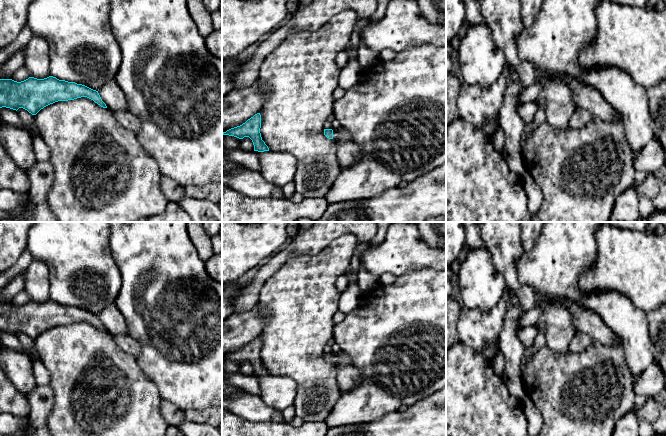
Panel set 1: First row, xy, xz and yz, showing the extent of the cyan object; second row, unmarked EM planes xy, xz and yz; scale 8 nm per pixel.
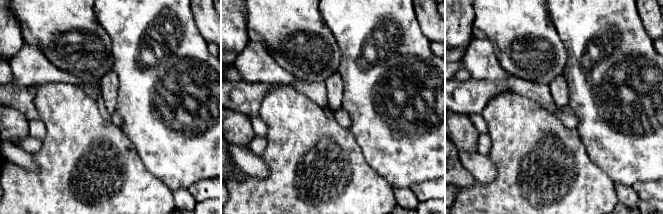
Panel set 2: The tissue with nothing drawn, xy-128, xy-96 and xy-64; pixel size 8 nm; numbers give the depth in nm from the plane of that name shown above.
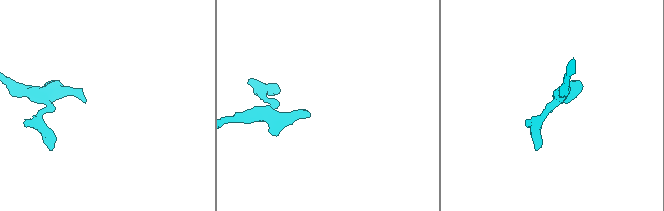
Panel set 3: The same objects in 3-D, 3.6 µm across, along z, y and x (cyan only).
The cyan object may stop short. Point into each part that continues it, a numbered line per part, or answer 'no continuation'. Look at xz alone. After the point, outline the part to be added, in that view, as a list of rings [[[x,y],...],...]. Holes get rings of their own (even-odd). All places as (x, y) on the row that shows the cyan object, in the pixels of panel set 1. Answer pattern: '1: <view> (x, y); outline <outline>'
1: xz (342, 134); outline [[[343,127],[339,130],[333,131],[333,139],[336,140],[346,140],[353,141],[351,134]]]

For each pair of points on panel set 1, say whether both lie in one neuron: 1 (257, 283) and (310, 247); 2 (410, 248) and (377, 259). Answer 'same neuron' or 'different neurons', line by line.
1: same neuron
2: same neuron

